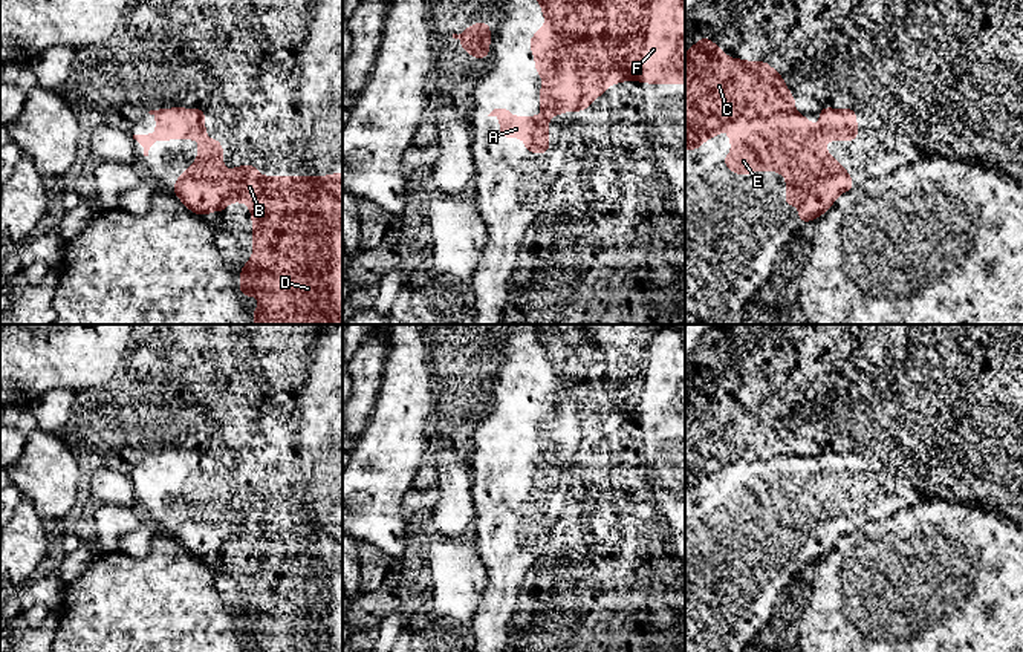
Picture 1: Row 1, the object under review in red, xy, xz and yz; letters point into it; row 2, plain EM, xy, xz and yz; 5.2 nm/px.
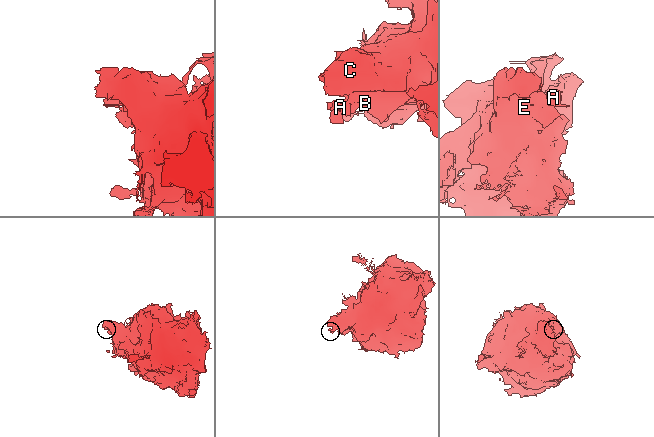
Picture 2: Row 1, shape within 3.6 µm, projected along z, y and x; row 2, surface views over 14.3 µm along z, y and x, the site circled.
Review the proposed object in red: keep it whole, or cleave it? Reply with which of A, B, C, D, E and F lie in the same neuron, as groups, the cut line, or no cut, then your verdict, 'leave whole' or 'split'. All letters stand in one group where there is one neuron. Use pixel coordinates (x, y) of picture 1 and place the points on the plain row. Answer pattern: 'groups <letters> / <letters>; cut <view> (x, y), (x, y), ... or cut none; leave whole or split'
groups A / B C D E F; cut yz (817, 470), (821, 484); split

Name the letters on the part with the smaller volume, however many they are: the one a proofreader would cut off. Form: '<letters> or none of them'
A

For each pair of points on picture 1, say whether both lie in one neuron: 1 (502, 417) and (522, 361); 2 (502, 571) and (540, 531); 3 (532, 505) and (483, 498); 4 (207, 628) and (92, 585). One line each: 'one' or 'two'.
1: one
2: one
3: one
4: one

